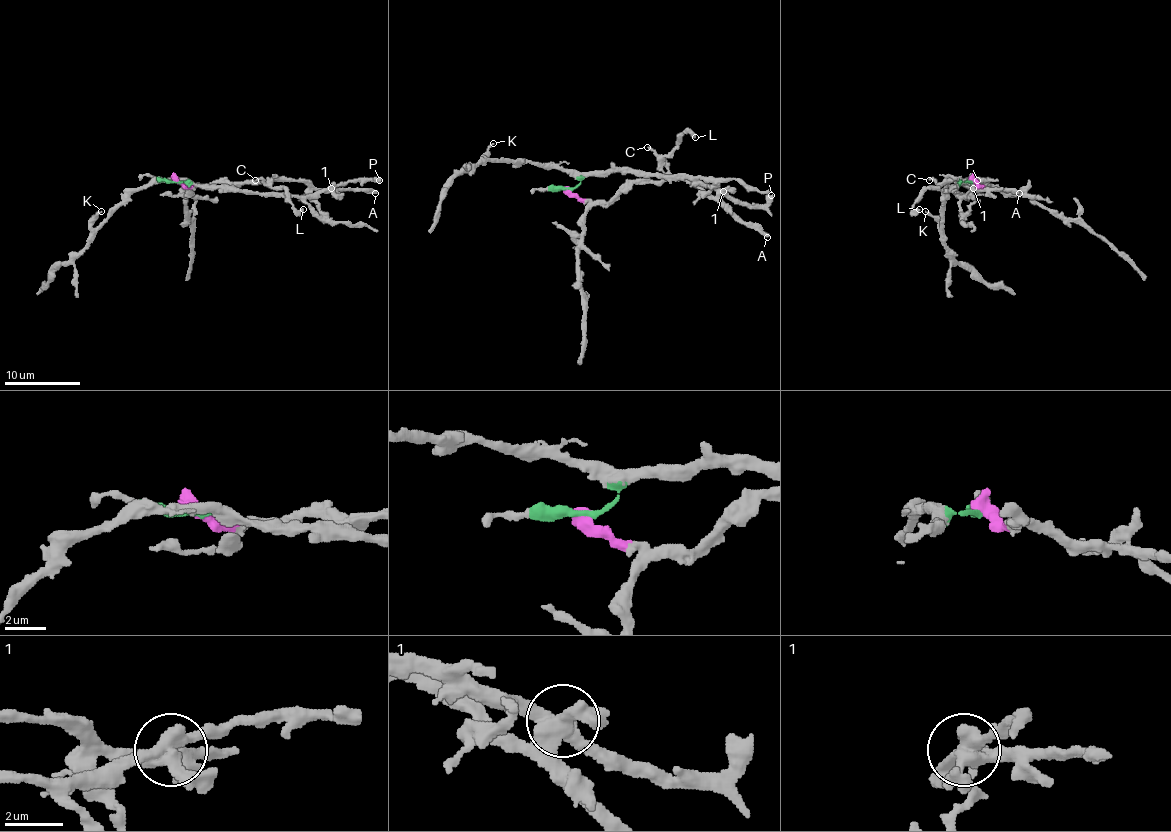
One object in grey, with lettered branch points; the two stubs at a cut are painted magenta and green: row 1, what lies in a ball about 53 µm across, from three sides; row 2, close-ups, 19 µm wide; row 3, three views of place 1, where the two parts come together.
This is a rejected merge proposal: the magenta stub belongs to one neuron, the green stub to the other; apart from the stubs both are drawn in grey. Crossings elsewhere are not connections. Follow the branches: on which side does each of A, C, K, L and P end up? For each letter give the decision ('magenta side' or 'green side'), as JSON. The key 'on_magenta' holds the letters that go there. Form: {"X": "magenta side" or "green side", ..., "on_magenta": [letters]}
{"A": "magenta side", "C": "magenta side", "K": "green side", "L": "magenta side", "P": "green side", "on_magenta": ["A", "C", "L"]}

